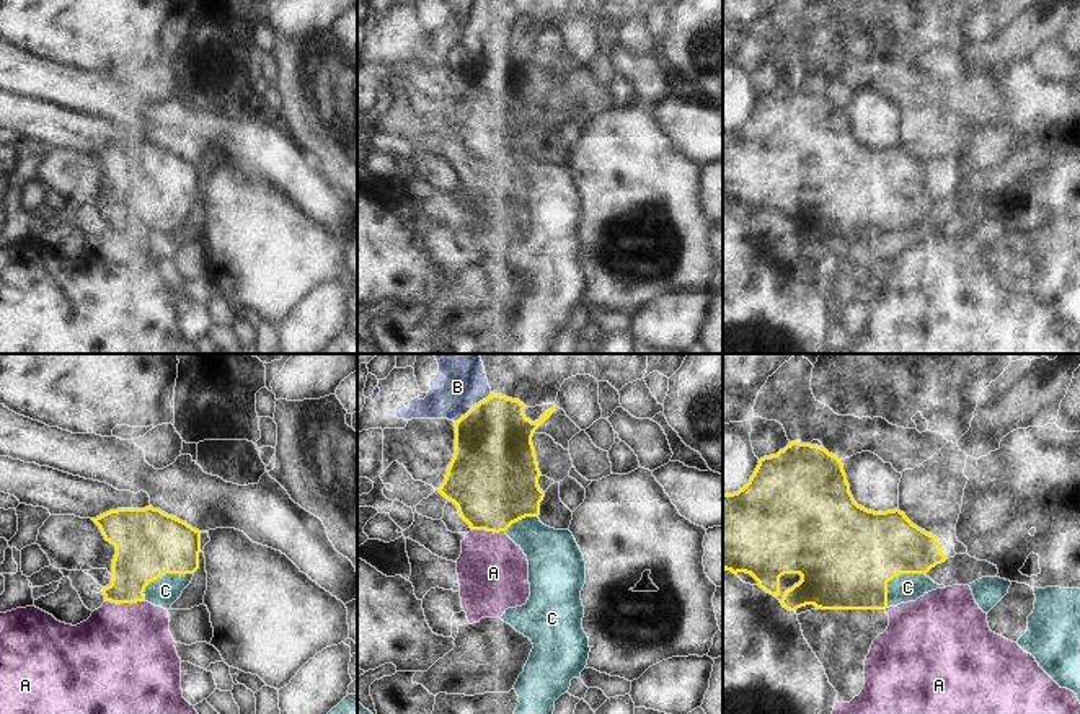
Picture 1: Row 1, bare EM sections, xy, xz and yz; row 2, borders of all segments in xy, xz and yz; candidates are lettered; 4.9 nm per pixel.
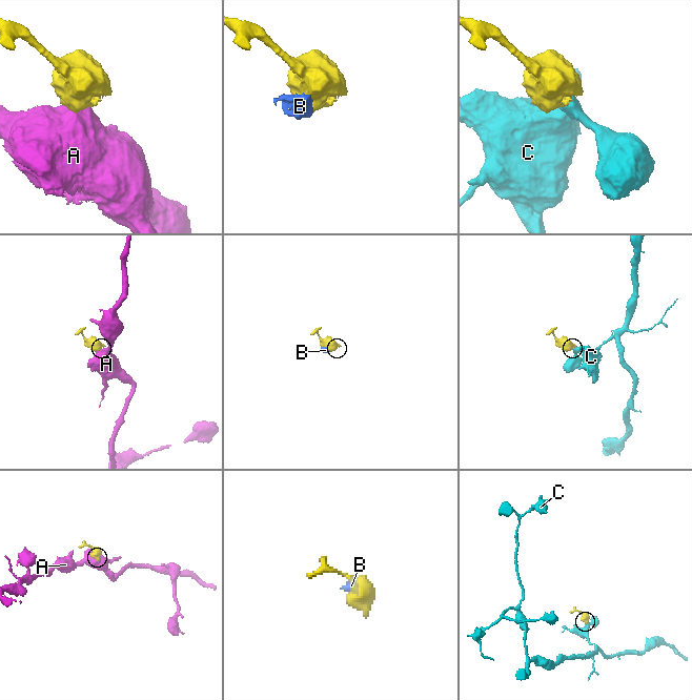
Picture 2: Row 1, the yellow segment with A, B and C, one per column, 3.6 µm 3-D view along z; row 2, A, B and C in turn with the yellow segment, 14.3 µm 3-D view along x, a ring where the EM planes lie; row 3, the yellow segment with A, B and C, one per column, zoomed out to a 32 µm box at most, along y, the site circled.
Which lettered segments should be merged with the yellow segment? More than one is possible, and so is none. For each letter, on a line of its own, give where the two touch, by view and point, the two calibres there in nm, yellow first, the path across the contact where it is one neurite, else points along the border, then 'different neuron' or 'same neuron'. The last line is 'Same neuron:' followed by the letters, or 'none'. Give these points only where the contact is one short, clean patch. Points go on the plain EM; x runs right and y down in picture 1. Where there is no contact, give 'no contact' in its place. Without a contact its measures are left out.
A: meets yellow in xy at (124, 237); 280 nm thick on the yellow side, 480 nm on the other; border along xy (105, 235), (118, 238), (144, 237); different neuron
B: meets yellow in xz at (475, 39); 380 nm thick on the yellow side, 240 nm on the other; different neuron
C: meets yellow in xy at (162, 209); 340 nm thick on the yellow side, 150 nm on the other; runs through xy (149, 178), (162, 209), (162, 222), (165, 225); same neuron
Same neuron: C

